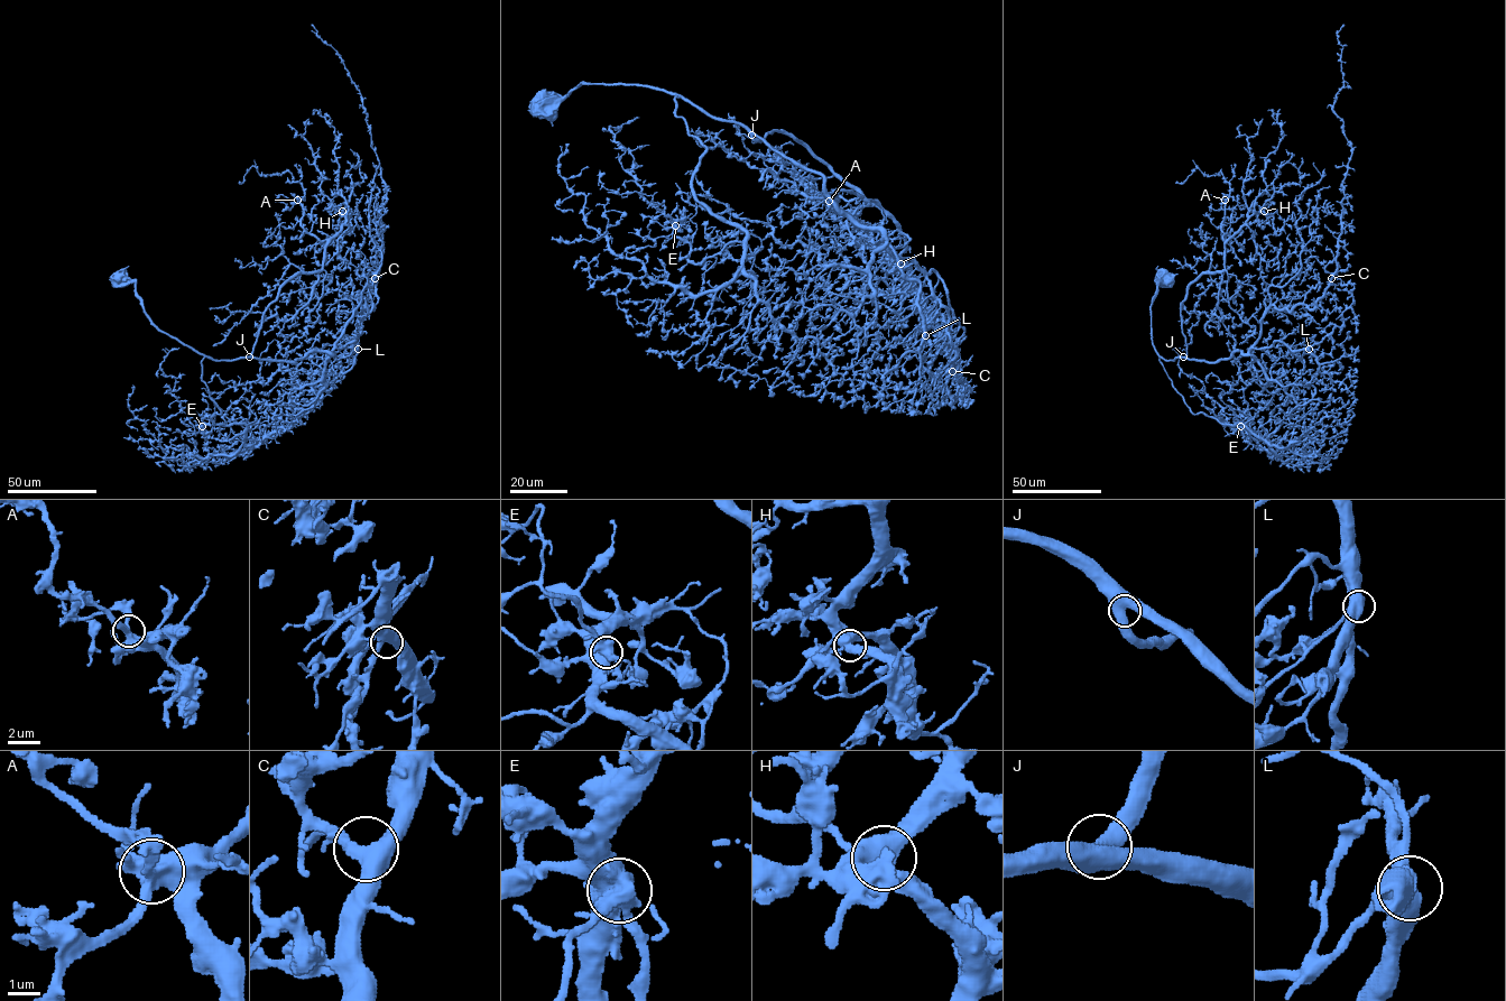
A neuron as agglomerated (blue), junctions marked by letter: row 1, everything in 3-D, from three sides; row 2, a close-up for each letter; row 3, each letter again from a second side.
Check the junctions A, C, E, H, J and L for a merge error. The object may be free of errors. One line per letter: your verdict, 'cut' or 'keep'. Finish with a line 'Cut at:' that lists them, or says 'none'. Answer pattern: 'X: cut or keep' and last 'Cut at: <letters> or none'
A: keep
C: keep
E: cut
H: keep
J: keep
L: keep
Cut at: E

